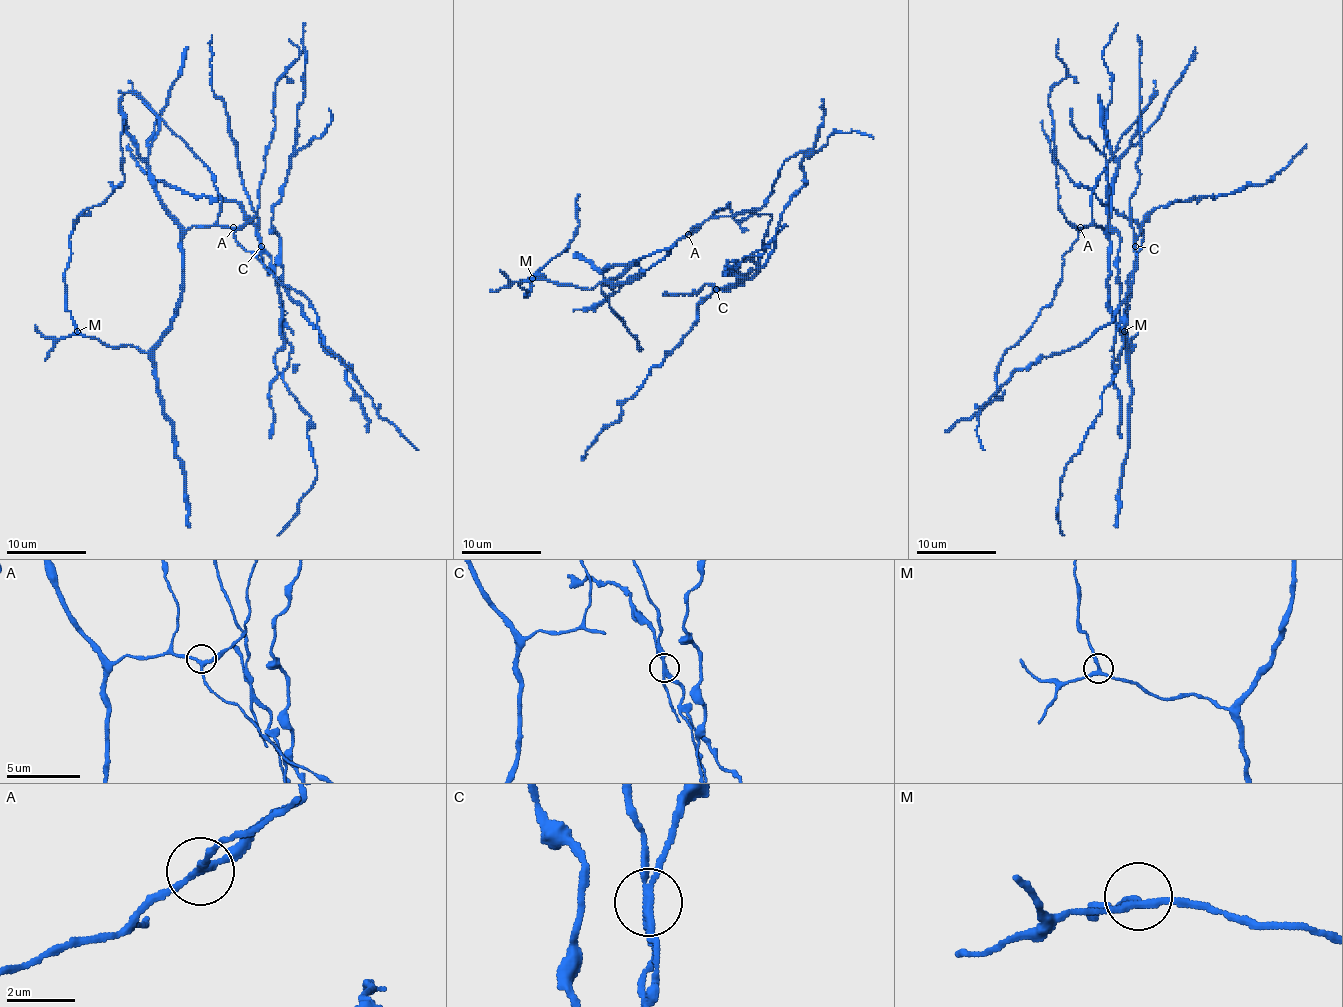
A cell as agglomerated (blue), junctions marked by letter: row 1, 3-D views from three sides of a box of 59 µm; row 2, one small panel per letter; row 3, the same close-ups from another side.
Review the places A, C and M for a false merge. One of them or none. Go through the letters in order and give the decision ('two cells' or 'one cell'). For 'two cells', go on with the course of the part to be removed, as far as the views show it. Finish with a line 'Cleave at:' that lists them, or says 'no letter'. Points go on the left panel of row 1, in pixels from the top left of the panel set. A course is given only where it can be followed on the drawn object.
A: one cell
C: two cells; foreign part runs (261, 245), (271, 259), (283, 303), (281, 317), (283, 265), (279, 233), (271, 223), (305, 90), (305, 23)
M: one cell
Cleave at: C

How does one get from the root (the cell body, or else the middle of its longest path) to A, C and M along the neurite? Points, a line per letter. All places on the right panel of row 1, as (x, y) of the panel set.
A: (1040, 311), (1054, 297), (1062, 277), (1062, 257), (1078, 237), (1080, 227)
C: (1040, 311), (1002, 356), (997, 396), (1016, 370), (1080, 346), (1114, 319), (1133, 281), (1135, 245)
M: (1040, 311), (1078, 231), (1100, 225), (1110, 239), (1108, 307), (1129, 352), (1135, 346), (1124, 331)

